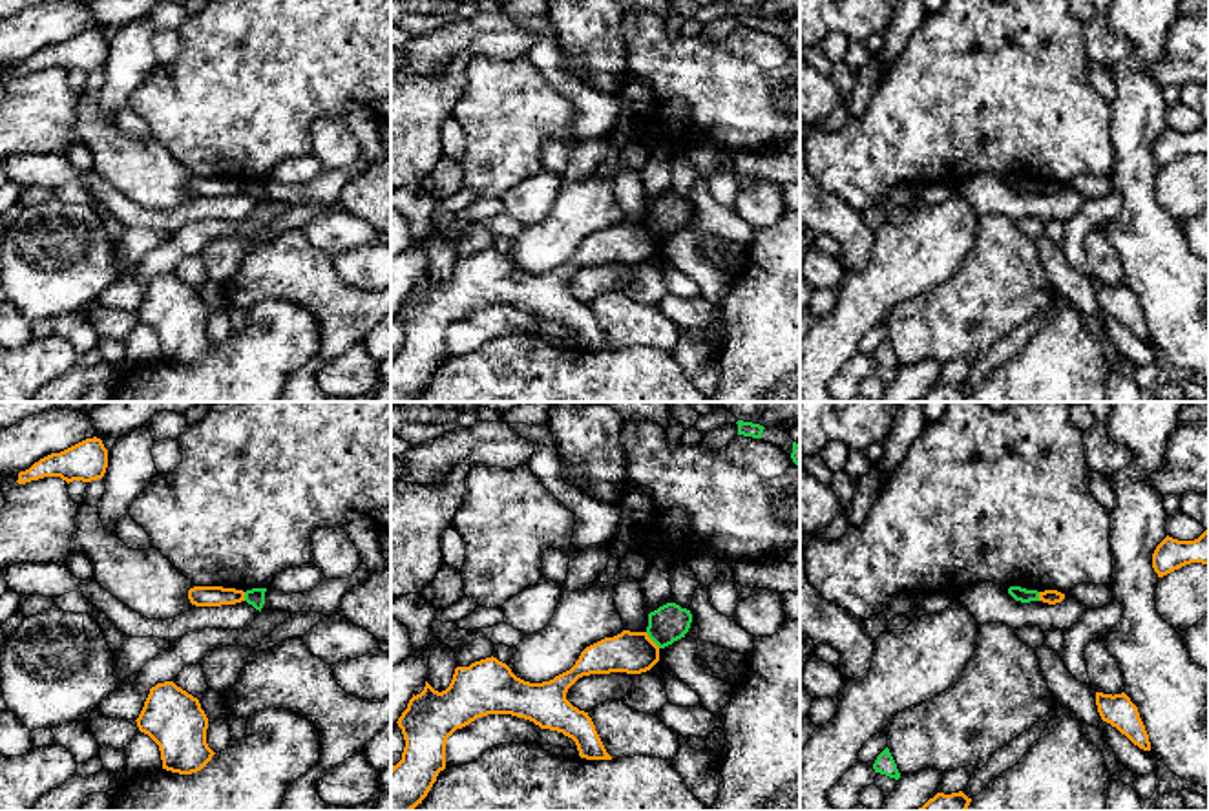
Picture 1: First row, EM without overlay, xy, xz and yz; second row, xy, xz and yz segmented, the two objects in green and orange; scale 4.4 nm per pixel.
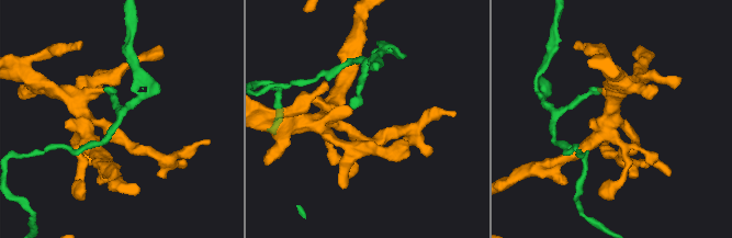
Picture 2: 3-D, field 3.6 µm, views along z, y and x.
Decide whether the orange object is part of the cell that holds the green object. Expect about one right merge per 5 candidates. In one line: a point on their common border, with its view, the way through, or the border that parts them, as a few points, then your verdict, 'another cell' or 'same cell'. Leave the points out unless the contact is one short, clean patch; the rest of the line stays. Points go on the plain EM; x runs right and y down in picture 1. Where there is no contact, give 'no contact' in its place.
meets green in xz at (652, 231); border along xz (645, 223), (660, 238); another cell

